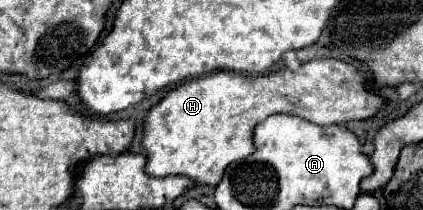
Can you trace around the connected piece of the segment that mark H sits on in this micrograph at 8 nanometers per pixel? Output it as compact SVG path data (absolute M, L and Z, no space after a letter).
M312 60L296 70L264 76L214 72L170 90L146 112L142 138L146 174L180 174L200 186L214 188L228 164L254 152L252 130L268 116L292 114L314 124L344 124L370 118L382 104L380 96L364 88L362 74L340 60Z

